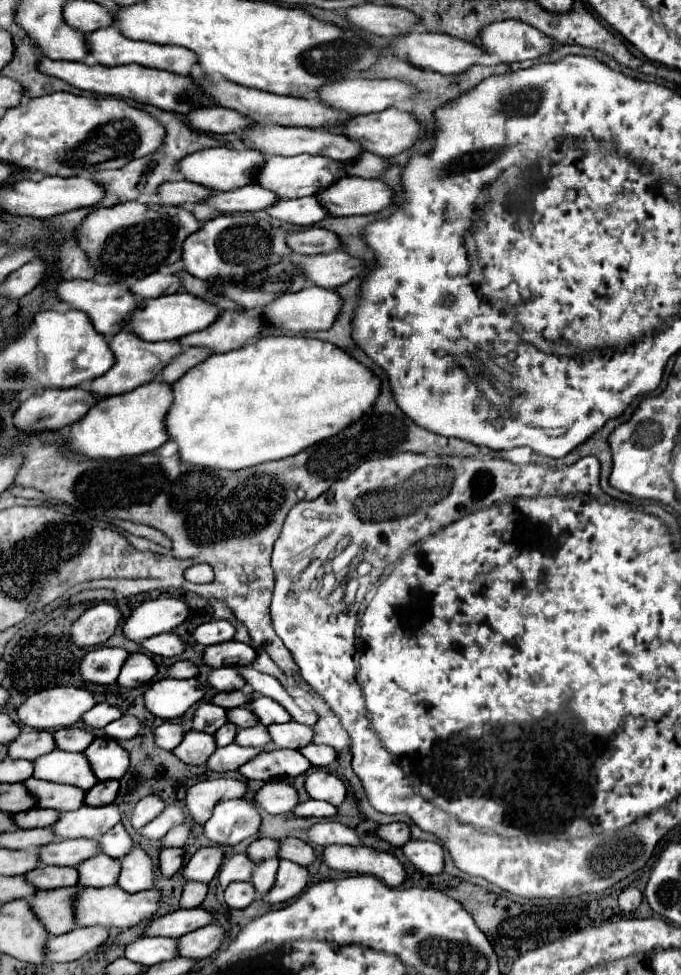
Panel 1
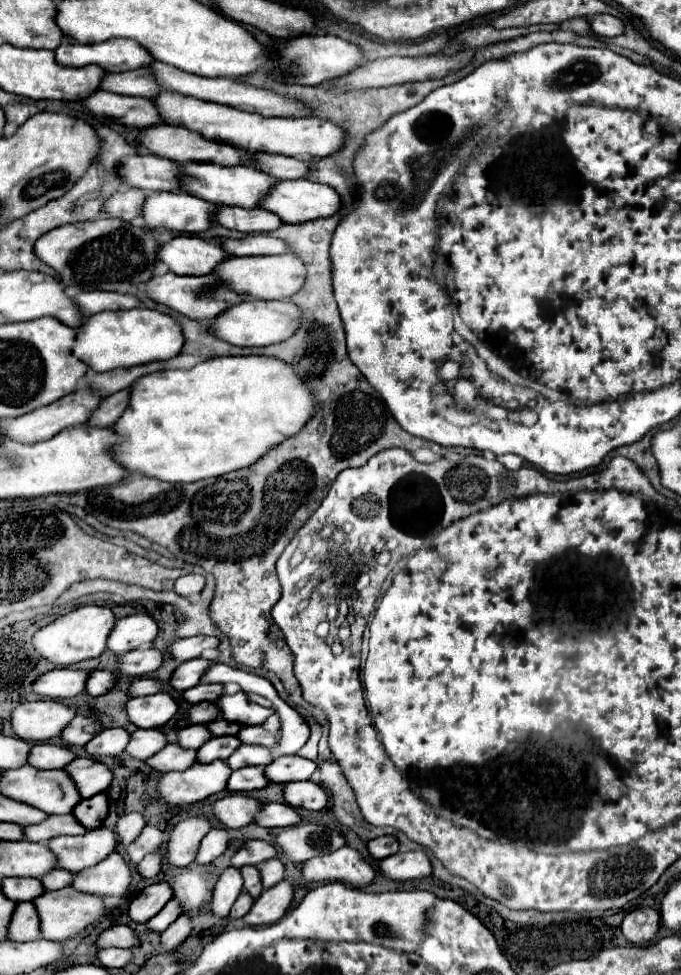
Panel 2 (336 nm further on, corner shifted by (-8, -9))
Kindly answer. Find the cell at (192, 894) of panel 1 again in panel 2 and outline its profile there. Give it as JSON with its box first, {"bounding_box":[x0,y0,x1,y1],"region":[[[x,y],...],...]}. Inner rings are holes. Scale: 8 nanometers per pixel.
{"bounding_box":[160,915,192,953],"region":[[[180,915],[180,917],[160,935],[160,947],[162,947],[162,951],[164,951],[164,953],[176,951],[176,949],[186,941],[186,937],[190,935],[190,931],[192,931],[190,917]]]}

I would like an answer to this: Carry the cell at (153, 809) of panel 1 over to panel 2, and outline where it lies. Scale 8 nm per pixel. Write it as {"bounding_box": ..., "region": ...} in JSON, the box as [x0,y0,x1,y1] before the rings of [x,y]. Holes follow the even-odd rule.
{"bounding_box":[114,813,146,845],"region":[[[128,813],[118,819],[114,833],[122,845],[128,845],[132,839],[136,839],[136,835],[142,831],[144,825],[146,825],[146,821],[140,813]]]}

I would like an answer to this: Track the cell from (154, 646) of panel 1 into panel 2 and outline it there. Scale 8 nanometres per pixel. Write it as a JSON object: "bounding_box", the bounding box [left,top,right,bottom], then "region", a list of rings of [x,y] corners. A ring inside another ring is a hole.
{"bounding_box":[118,649,162,677],"region":[[[136,649],[118,657],[118,673],[126,677],[142,677],[156,671],[160,663],[162,653],[158,649]]]}

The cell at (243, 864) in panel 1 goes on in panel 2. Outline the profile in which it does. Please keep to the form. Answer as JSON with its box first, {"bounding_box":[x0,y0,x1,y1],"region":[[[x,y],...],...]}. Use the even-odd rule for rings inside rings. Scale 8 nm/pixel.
{"bounding_box":[212,867,242,917],"region":[[[228,867],[224,869],[224,873],[220,875],[216,887],[214,887],[214,895],[212,895],[212,915],[216,917],[228,917],[236,897],[242,893],[242,875],[238,869]]]}

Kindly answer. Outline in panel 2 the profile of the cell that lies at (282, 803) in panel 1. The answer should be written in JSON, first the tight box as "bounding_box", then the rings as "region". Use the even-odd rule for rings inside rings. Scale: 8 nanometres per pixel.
{"bounding_box":[212,793,260,829],"region":[[[230,793],[216,803],[212,803],[214,817],[224,829],[240,829],[252,823],[254,813],[260,811],[260,805],[254,797],[246,797],[240,793]]]}

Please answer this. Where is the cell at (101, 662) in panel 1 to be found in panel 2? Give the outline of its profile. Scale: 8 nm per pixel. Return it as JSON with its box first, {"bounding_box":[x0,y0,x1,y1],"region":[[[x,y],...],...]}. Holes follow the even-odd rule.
{"bounding_box":[32,669,88,699],"region":[[[54,669],[44,675],[40,675],[32,683],[32,691],[36,695],[48,697],[48,699],[66,699],[66,697],[76,697],[84,691],[84,679],[88,677],[86,671],[76,671],[76,669]]]}

